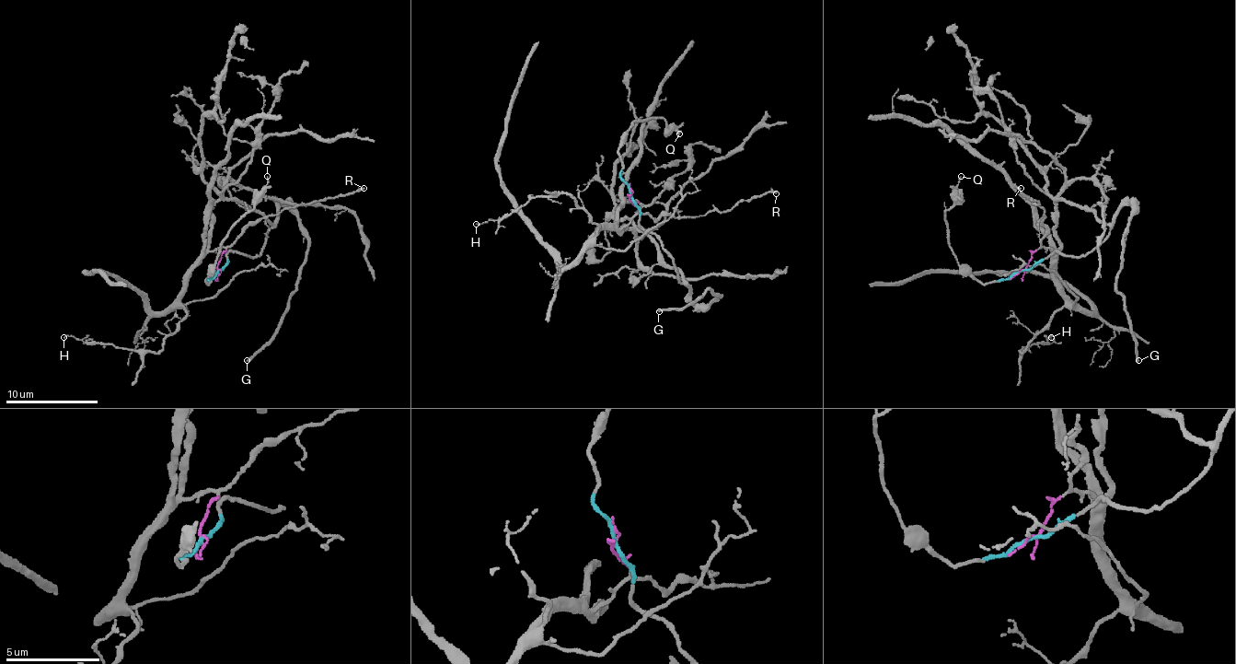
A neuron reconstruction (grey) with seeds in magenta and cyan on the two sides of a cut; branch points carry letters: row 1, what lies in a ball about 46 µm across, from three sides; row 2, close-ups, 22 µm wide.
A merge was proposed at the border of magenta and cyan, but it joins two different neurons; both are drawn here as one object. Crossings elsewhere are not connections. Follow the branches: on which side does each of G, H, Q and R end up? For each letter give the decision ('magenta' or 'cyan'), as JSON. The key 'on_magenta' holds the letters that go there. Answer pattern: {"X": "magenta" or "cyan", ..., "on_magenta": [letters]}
{"G": "cyan", "H": "magenta", "Q": "cyan", "R": "magenta", "on_magenta": ["H", "R"]}

